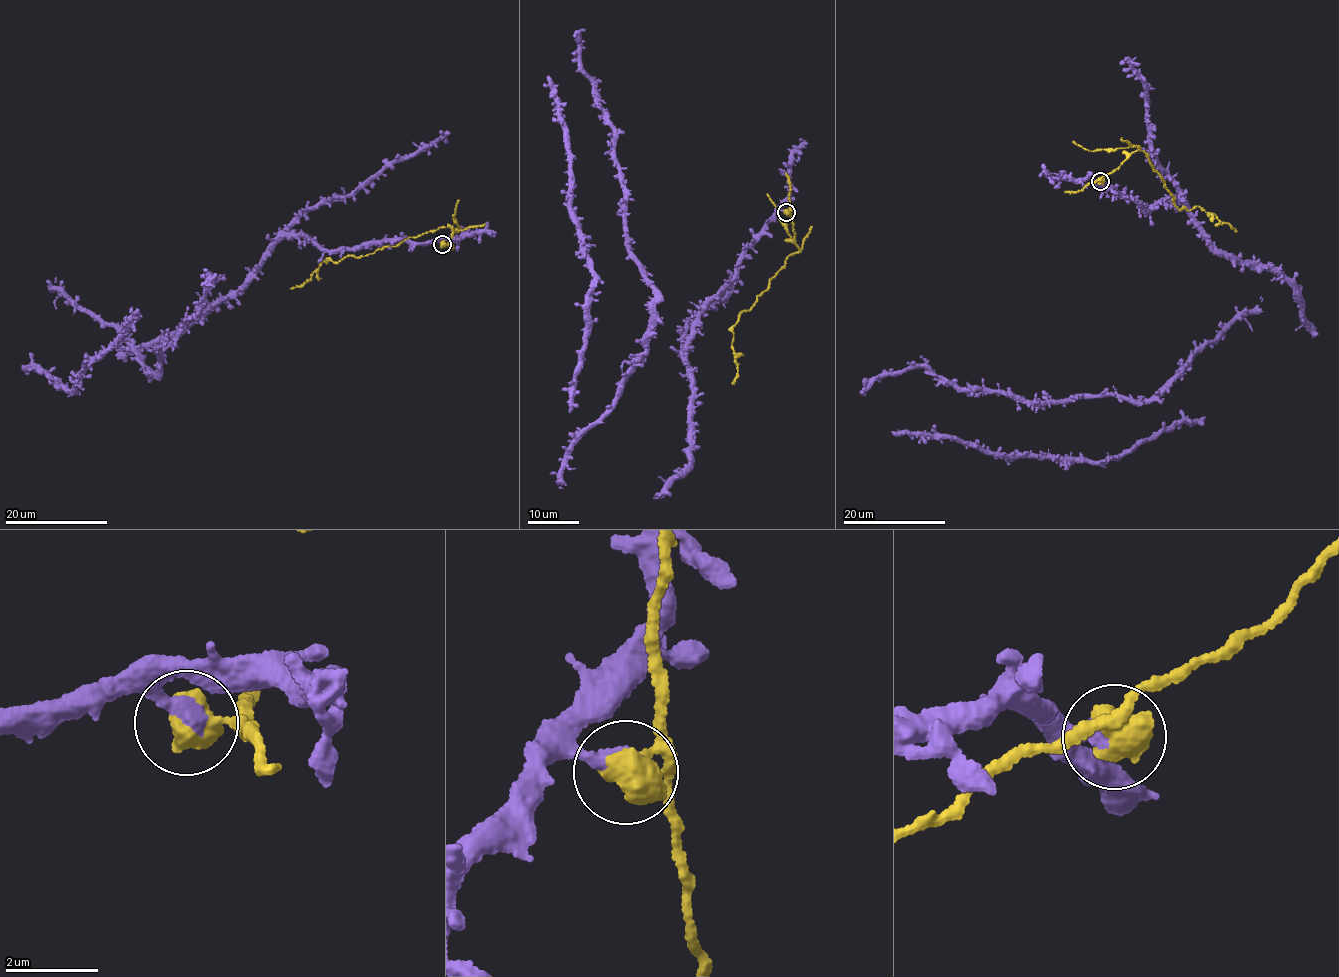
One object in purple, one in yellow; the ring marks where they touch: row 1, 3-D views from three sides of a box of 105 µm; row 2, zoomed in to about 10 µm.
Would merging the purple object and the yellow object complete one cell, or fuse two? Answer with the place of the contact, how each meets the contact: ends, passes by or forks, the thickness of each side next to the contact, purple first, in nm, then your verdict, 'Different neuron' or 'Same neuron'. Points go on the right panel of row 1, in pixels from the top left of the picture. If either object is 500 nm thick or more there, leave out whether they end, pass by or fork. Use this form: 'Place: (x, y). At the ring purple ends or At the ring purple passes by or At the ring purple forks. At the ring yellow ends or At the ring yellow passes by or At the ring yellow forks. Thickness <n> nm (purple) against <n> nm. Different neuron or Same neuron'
Place: (1100, 181). Thickness 480 nm (purple) against 800 nm. Different neuron

